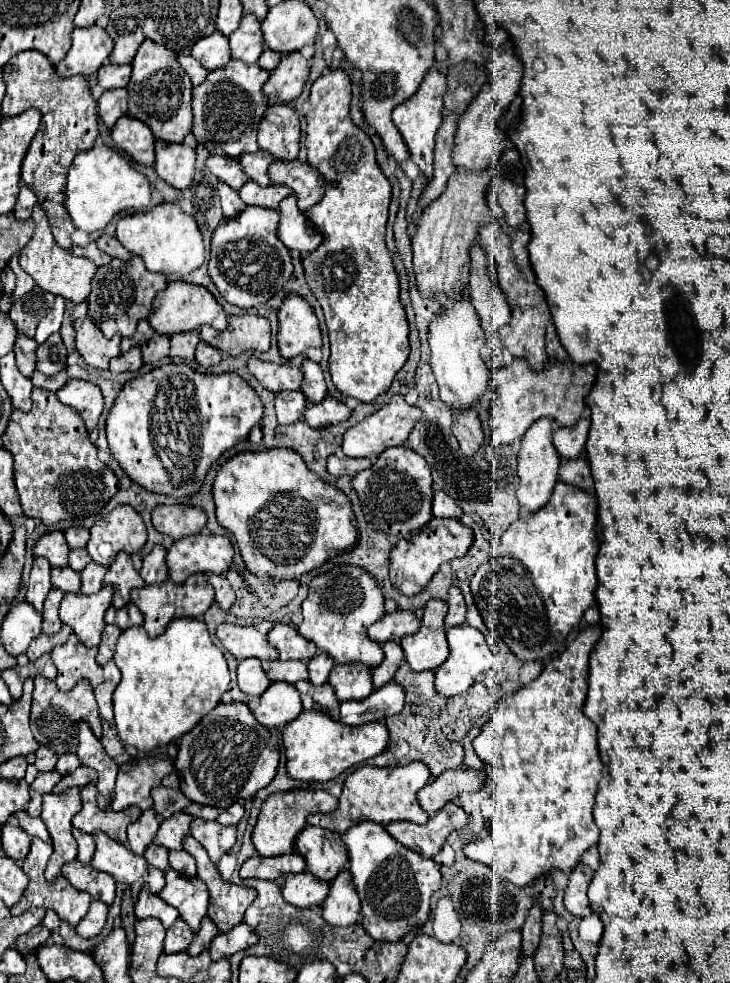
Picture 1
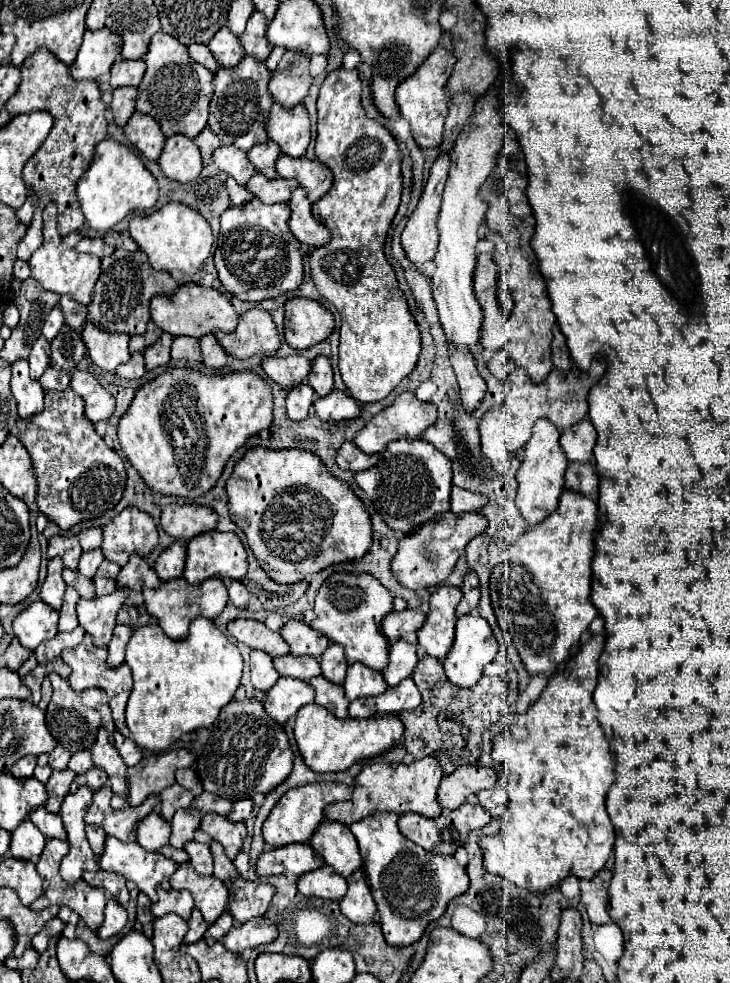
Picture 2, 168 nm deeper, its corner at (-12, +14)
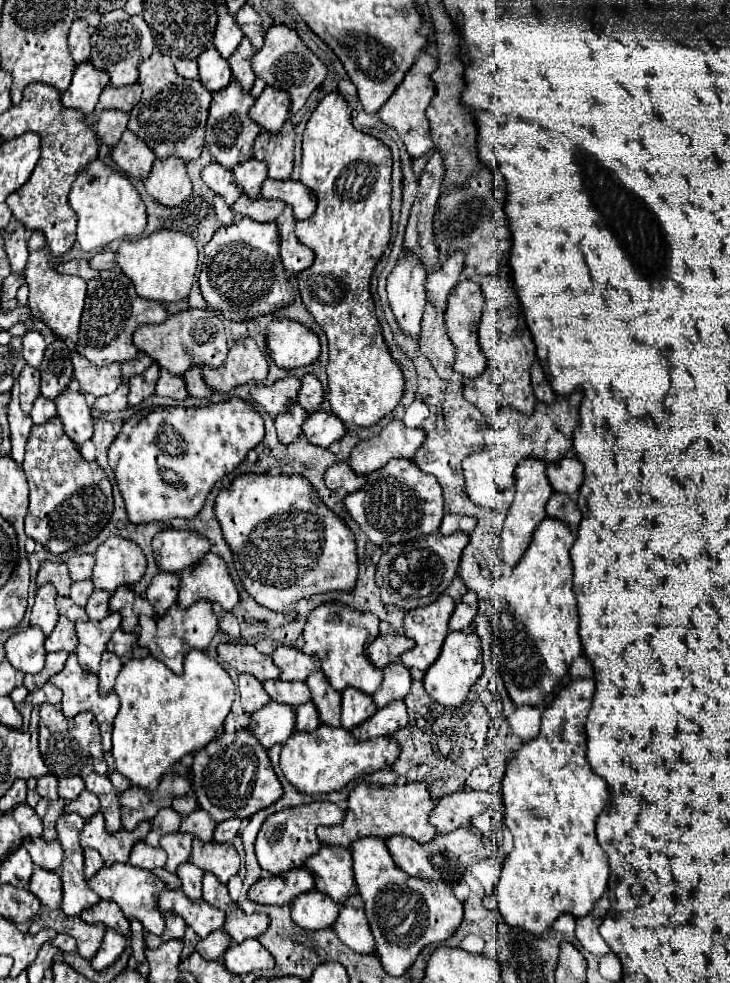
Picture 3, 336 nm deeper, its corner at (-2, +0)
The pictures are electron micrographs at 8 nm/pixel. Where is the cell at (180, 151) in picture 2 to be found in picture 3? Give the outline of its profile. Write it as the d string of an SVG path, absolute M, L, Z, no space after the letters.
M158 158L150 176L144 180L144 188L164 206L178 206L192 194L192 182L186 174L186 164L180 158Z

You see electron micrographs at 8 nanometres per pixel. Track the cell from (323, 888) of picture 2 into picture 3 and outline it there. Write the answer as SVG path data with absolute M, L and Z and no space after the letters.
M312 890L310 894L302 894L302 898L296 898L290 910L292 920L304 930L330 928L338 918L338 904L318 890Z

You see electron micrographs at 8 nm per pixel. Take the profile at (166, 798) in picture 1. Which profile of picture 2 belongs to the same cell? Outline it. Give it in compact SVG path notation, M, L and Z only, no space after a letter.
M172 784L160 794L160 800L162 800L160 814L162 814L162 818L166 818L170 822L178 808L188 808L190 806L190 802L194 800L194 794L186 788L182 788L180 784Z

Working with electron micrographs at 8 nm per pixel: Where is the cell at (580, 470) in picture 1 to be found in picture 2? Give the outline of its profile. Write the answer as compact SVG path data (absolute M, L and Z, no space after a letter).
M568 464L566 468L566 488L572 488L576 492L582 492L586 496L596 498L598 494L598 476L596 476L596 466L590 464Z

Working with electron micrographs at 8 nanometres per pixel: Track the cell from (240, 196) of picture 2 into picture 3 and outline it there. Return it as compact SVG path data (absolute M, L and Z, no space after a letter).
M214 198L214 210L216 210L216 216L218 220L222 222L222 226L228 226L228 224L236 224L242 216L238 212L234 212L226 202L222 202L222 198Z

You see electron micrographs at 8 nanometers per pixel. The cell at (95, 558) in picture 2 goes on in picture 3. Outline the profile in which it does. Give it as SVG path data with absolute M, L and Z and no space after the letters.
M90 580L74 582L74 584L72 584L72 594L70 594L70 598L72 598L72 602L74 602L74 604L78 604L78 606L82 606L82 608L84 608L92 592L94 592L94 586L92 586L92 582L90 582Z

